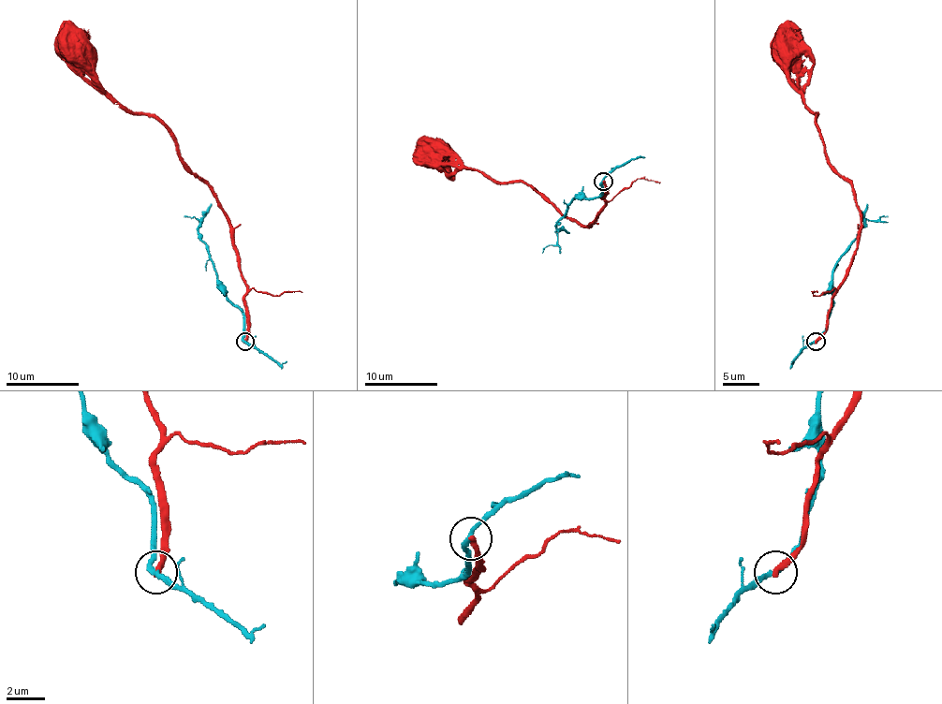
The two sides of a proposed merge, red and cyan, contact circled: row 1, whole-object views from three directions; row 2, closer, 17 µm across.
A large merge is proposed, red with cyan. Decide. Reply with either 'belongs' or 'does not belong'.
does not belong

